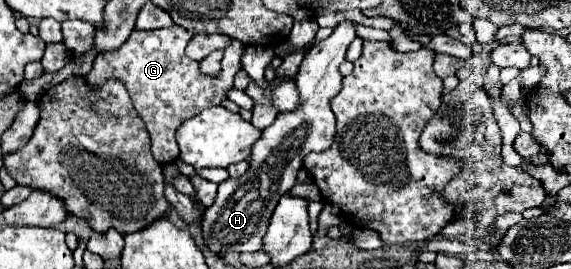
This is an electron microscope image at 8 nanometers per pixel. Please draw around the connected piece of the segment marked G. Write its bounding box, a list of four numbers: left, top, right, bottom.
[84,24,246,164]

